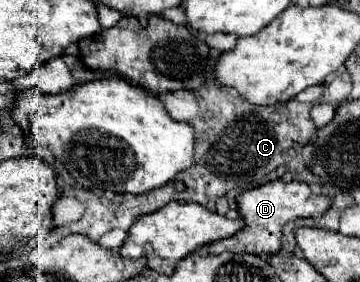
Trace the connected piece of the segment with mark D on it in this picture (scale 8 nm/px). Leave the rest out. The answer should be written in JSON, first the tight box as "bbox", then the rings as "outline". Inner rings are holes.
{"bbox":[208,179,332,255],"outline":[[[276,179],[276,181],[270,181],[270,183],[262,185],[262,187],[256,187],[256,189],[240,193],[236,197],[236,203],[238,203],[240,215],[246,221],[244,231],[238,231],[236,235],[232,235],[228,239],[212,243],[208,247],[208,253],[214,253],[214,255],[218,255],[222,251],[254,253],[254,255],[278,253],[280,247],[282,247],[282,229],[284,229],[284,225],[288,221],[294,221],[294,219],[324,215],[330,209],[332,199],[326,197],[326,195],[320,195],[320,193],[312,193],[310,185],[306,185],[304,181],[284,183],[284,181]]]}

